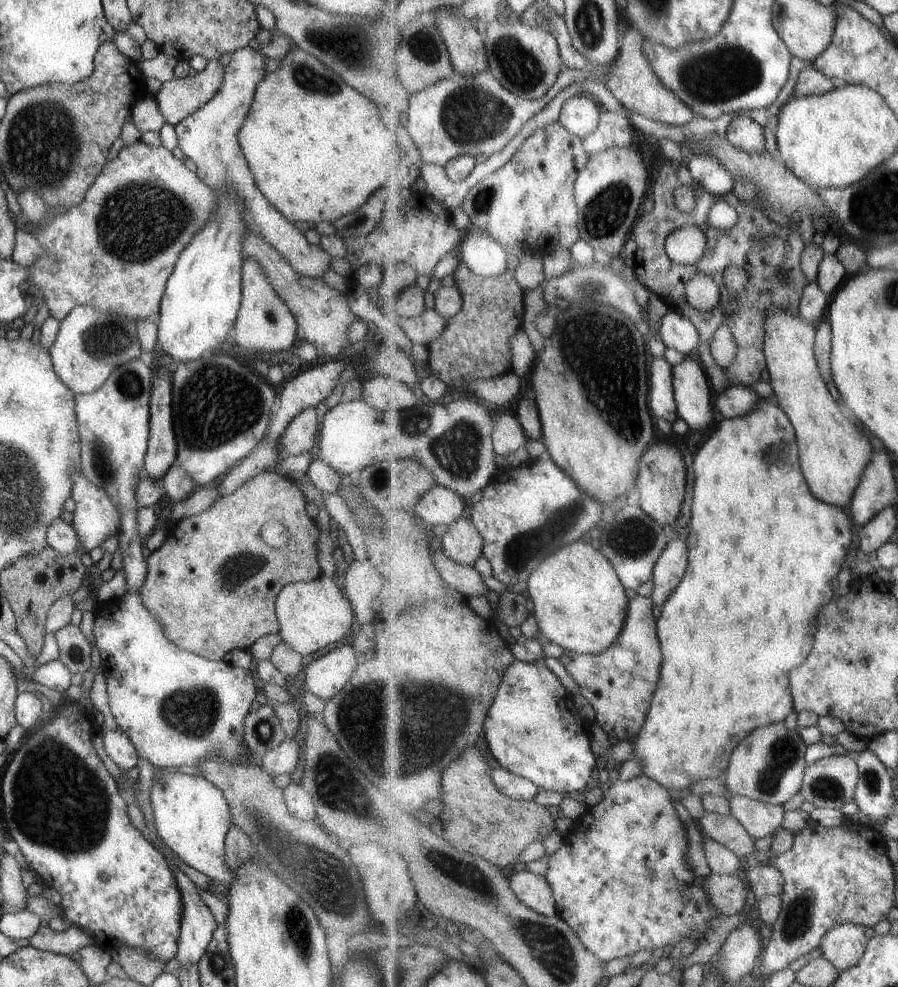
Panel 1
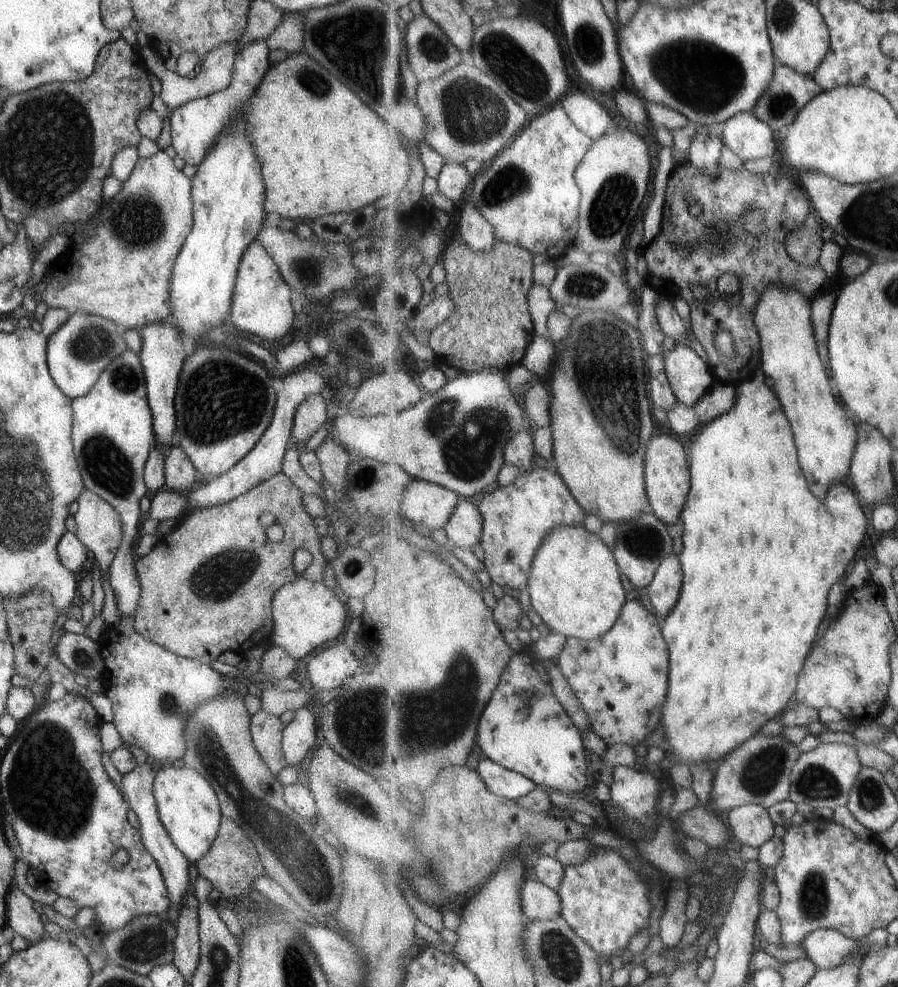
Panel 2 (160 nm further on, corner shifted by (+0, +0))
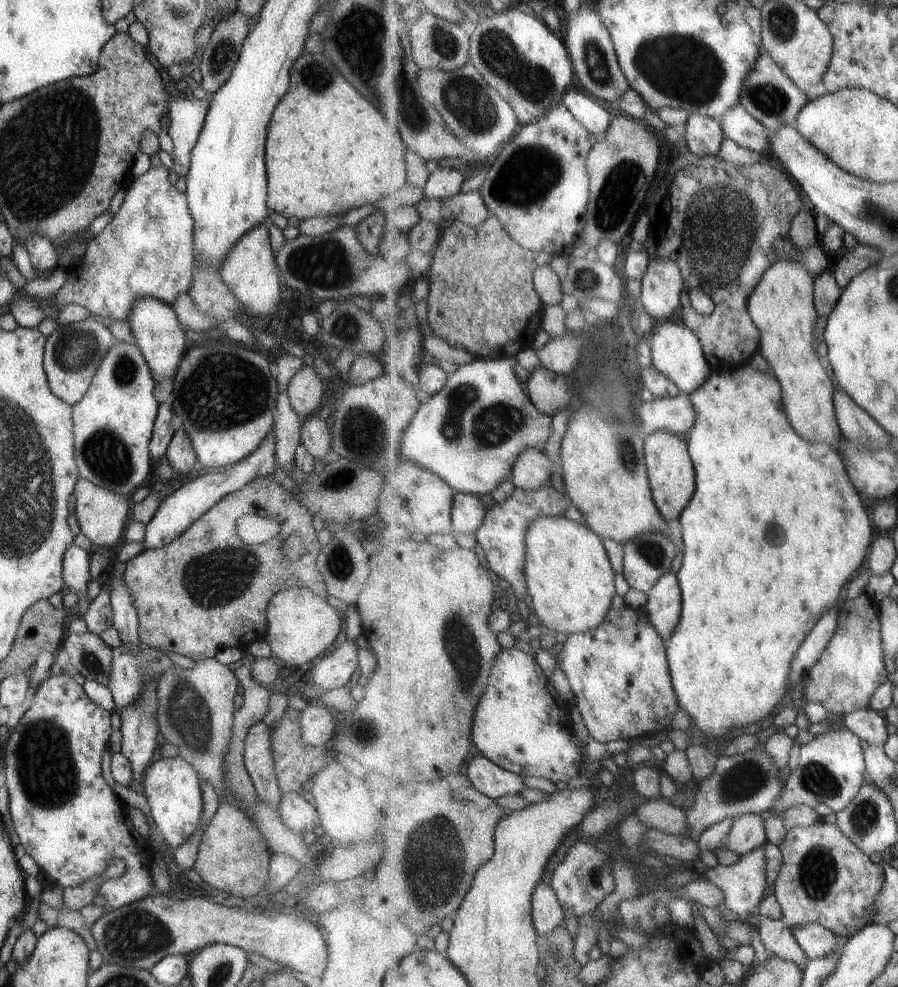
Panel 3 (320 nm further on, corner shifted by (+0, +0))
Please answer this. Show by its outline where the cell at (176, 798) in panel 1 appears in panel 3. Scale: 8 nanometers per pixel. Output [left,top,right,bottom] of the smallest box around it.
[142,756,202,850]

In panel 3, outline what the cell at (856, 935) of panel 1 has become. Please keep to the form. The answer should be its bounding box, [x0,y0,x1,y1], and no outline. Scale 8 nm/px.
[791,923,838,960]

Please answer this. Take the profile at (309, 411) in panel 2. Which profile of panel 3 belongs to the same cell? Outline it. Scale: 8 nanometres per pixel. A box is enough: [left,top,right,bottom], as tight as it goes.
[285,365,321,416]

